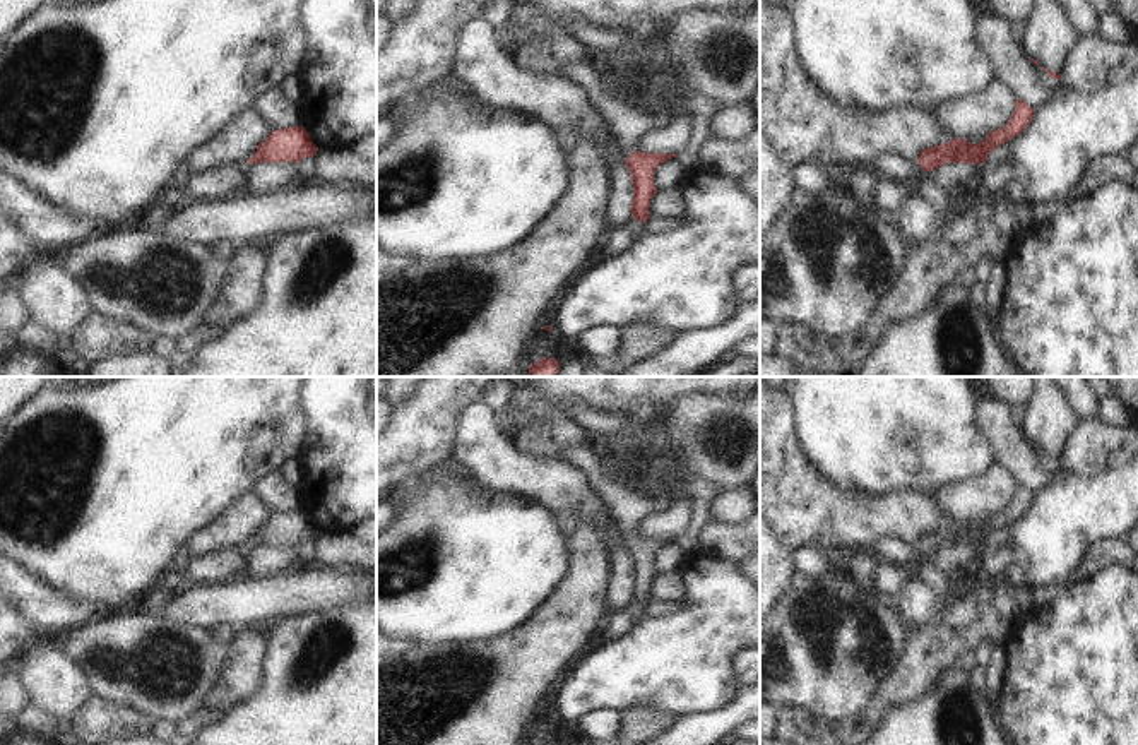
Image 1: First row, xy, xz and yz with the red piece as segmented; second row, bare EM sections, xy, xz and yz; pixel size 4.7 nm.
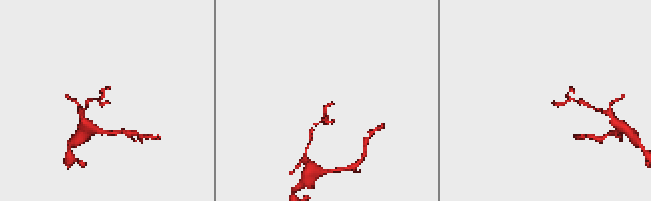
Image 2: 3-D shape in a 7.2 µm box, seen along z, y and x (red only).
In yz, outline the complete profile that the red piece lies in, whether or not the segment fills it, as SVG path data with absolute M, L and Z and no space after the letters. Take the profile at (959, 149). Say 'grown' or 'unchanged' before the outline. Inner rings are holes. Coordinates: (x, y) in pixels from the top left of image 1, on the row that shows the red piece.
grown; M1016 99L1015 113L1010 122L1003 128L989 132L987 137L975 146L965 139L955 137L946 144L922 149L916 163L907 161L900 154L883 154L874 161L871 170L886 178L912 182L921 170L938 170L946 163L982 164L991 151L1020 135L1032 122L1034 113L1034 108L1022 99Z

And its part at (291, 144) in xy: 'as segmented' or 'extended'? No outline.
extended

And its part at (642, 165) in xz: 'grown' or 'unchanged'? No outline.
grown

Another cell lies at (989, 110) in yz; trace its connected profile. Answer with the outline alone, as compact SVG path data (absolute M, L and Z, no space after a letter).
M998 79L982 92L943 101L924 113L955 137L970 140L981 134L1003 128L1015 113L1015 94Z

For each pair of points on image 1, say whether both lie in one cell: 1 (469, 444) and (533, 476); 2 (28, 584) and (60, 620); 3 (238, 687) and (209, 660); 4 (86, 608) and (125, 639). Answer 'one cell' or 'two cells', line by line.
1: one cell
2: one cell
3: two cells
4: two cells

